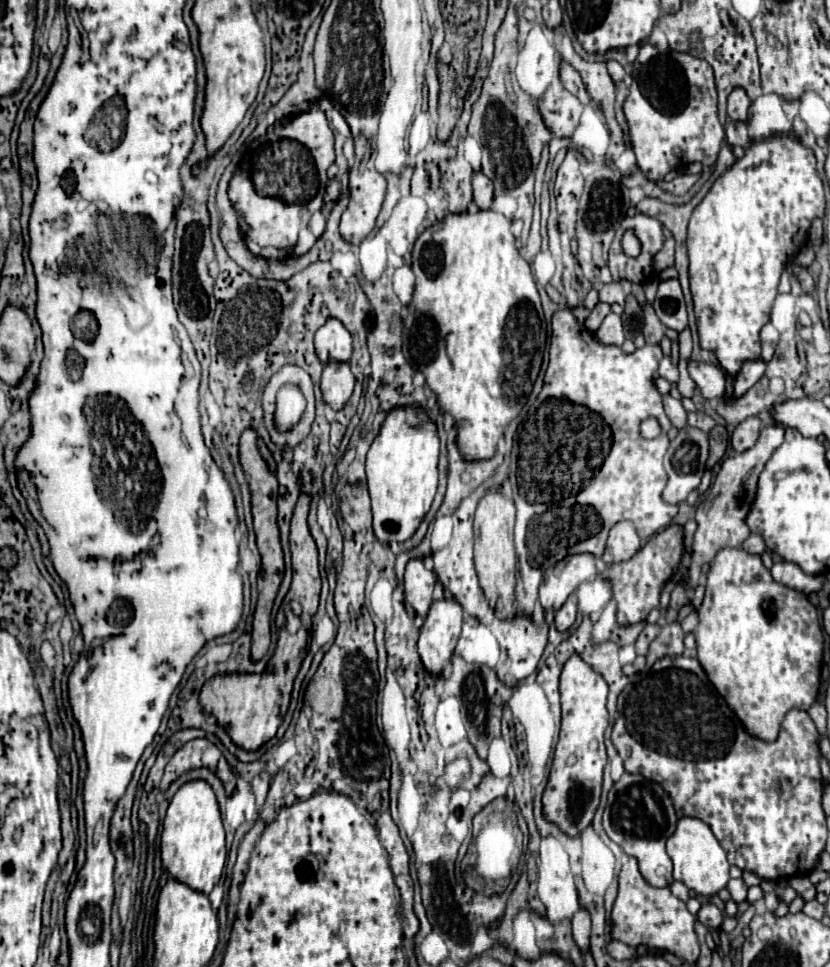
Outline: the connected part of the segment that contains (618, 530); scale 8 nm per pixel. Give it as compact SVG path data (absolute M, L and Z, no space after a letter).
M629 520L617 522L609 532L609 540L607 540L607 546L605 546L601 560L605 564L629 560L639 550L639 546L641 546L641 540L637 536L635 526Z

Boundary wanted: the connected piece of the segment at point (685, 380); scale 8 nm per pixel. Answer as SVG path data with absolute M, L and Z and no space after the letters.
M685 360L679 362L679 382L677 382L677 390L685 398L691 398L695 394L695 382L691 380L691 376L687 372L687 362Z

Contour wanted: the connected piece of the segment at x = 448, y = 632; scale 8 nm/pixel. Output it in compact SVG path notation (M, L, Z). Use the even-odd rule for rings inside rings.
M455 600L433 602L419 636L419 656L425 670L437 678L449 664L459 640L463 612Z

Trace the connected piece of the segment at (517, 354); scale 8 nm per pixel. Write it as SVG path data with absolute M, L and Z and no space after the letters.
M479 210L475 214L465 212L459 216L455 216L455 214L445 216L441 222L433 224L417 238L415 248L413 248L413 272L417 278L415 280L415 294L413 294L411 304L407 306L409 316L403 322L405 358L417 372L421 372L425 376L425 384L435 392L439 408L455 418L457 448L459 448L459 454L463 456L463 460L469 460L469 462L489 460L489 458L493 458L493 454L497 450L497 442L505 434L505 428L509 426L511 420L517 418L517 414L521 412L521 408L525 406L525 402L533 390L533 384L535 384L539 370L541 370L541 364L543 364L543 352L545 352L545 340L547 340L547 324L543 318L537 286L535 286L529 264L519 256L519 252L515 248L515 236L511 234L511 220L505 218L503 214L491 212L491 210L483 210L483 212Z

